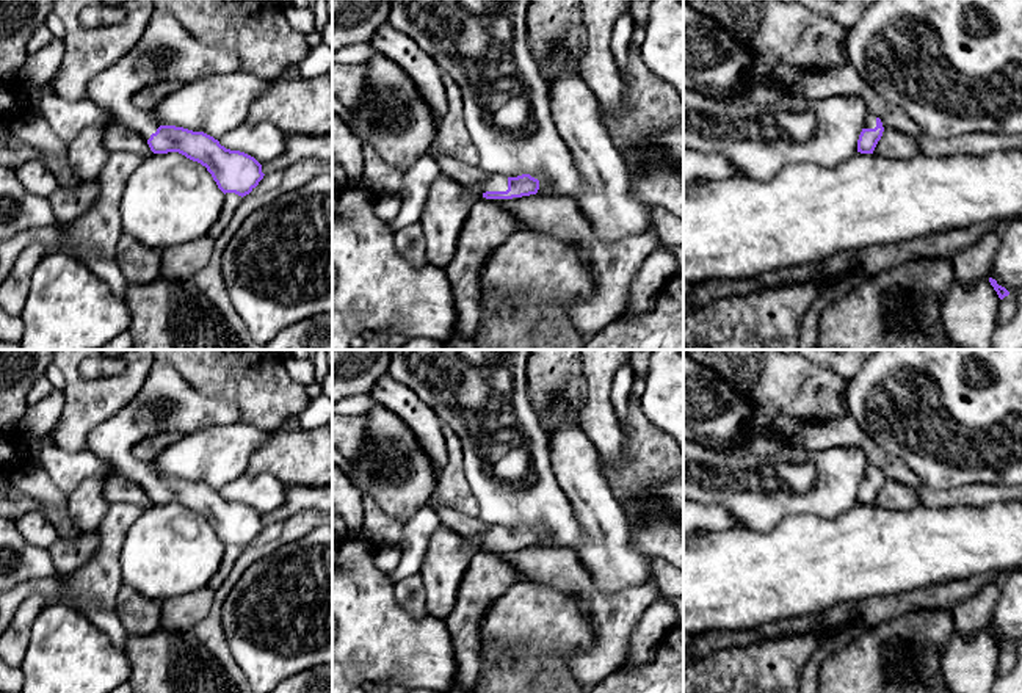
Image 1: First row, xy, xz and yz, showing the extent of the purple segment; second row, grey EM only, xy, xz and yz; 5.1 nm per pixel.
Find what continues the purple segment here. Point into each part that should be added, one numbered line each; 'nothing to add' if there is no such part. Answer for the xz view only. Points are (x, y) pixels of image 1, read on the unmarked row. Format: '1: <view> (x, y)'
1: xz (494, 533)

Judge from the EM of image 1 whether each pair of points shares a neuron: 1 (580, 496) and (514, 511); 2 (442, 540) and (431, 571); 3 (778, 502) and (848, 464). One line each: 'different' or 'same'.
1: different
2: same
3: same

